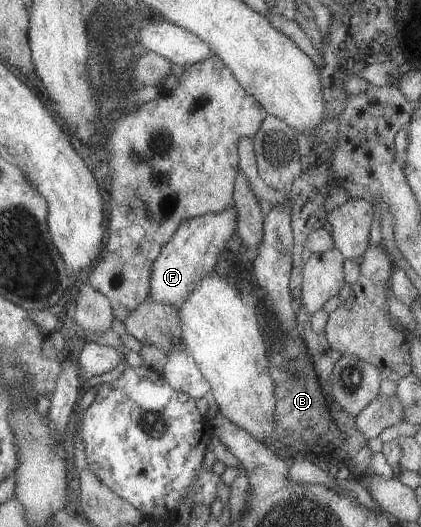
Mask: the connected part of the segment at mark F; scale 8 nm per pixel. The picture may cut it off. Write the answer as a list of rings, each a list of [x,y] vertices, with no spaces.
[[[234,203],[219,213],[206,213],[182,221],[173,237],[160,249],[150,269],[149,297],[160,304],[171,304],[179,308],[186,300],[188,293],[201,279],[209,276],[223,245],[236,229],[236,211]]]

